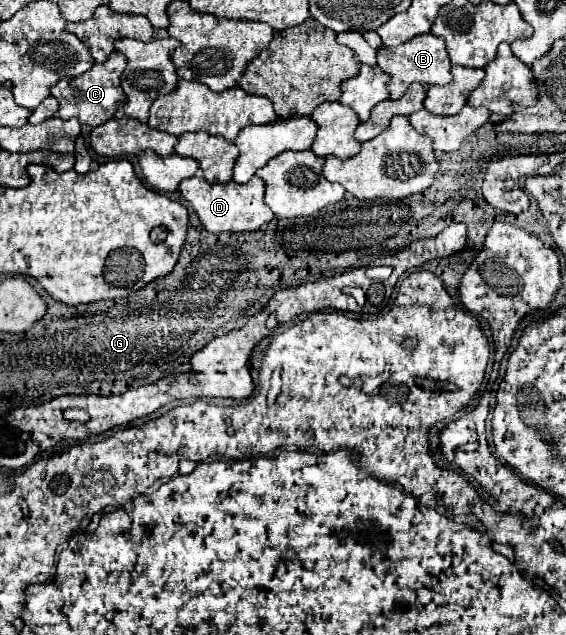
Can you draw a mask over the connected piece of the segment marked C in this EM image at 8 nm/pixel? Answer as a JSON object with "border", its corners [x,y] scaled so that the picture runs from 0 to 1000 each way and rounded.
{"border":[[[200,80],[196,90],[189,90],[186,99],[178,99],[178,102],[168,99],[157,112],[143,115],[140,121],[115,121],[101,134],[94,134],[90,137],[90,150],[104,159],[101,184],[108,184],[108,187],[136,184],[140,194],[150,194],[157,200],[182,197],[186,191],[203,184],[207,175],[210,175],[210,165],[221,156],[214,134],[207,140],[207,131],[214,124],[217,109],[221,109],[221,87],[217,83],[207,87],[207,80]]]}

